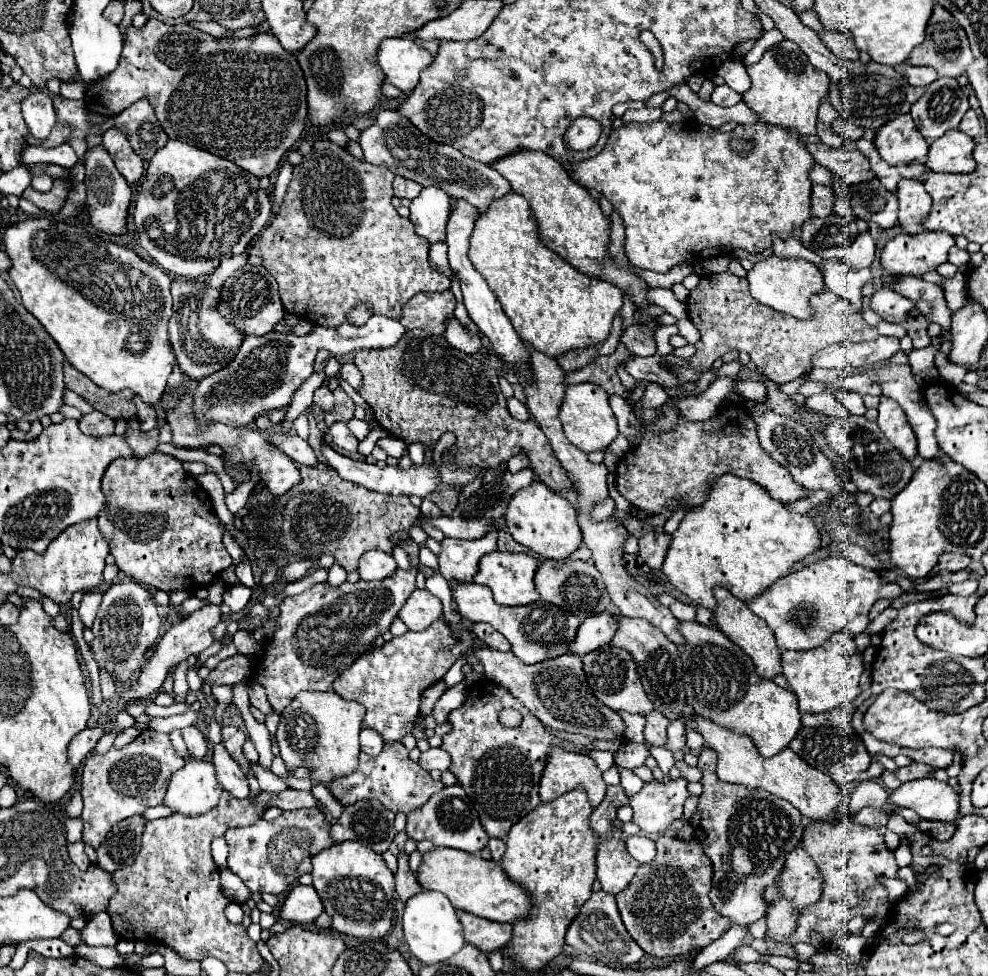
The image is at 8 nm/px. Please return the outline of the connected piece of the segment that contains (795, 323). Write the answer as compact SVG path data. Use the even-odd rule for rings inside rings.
M729 271L703 275L687 299L689 319L701 333L701 339L695 345L697 353L691 357L691 365L705 371L713 365L715 359L737 349L749 353L751 361L765 377L777 385L783 385L809 373L809 357L813 357L813 353L841 341L871 341L879 337L877 327L867 325L861 311L835 293L823 291L813 295L811 305L811 319L795 319L753 301L745 277L737 277Z

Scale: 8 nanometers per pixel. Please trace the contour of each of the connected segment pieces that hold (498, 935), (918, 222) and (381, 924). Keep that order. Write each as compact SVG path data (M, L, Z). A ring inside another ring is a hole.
M457 911L465 929L465 941L477 945L481 951L497 951L511 939L511 923L497 923L473 913Z
M917 179L899 181L897 197L899 197L899 225L911 235L919 233L931 209L931 197L925 191L923 181Z
M343 841L313 857L313 889L323 901L325 913L331 915L331 929L341 935L379 939L393 925L395 879L381 855L357 843Z

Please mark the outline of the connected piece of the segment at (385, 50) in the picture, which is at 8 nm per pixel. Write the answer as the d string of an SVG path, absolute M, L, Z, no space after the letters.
M393 37L381 43L377 63L391 85L403 91L413 91L419 83L421 69L433 63L433 55L419 47L411 37Z

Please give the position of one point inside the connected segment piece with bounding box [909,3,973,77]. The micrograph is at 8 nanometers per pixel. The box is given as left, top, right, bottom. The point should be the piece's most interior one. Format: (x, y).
(946, 49)

